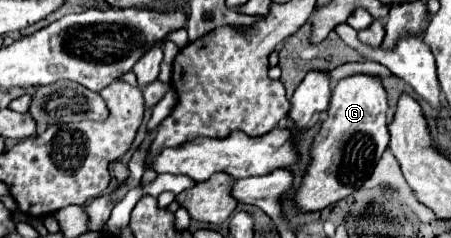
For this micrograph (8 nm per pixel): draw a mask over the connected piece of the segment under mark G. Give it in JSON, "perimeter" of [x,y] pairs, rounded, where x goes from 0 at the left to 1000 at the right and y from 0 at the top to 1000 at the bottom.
{"perimeter":[[[792,307],[761,324],[747,349],[725,458],[725,500],[690,609],[694,676],[654,819],[654,845],[672,887],[712,887],[778,819],[818,752],[845,643],[863,609],[858,458],[858,382],[840,324]]]}

